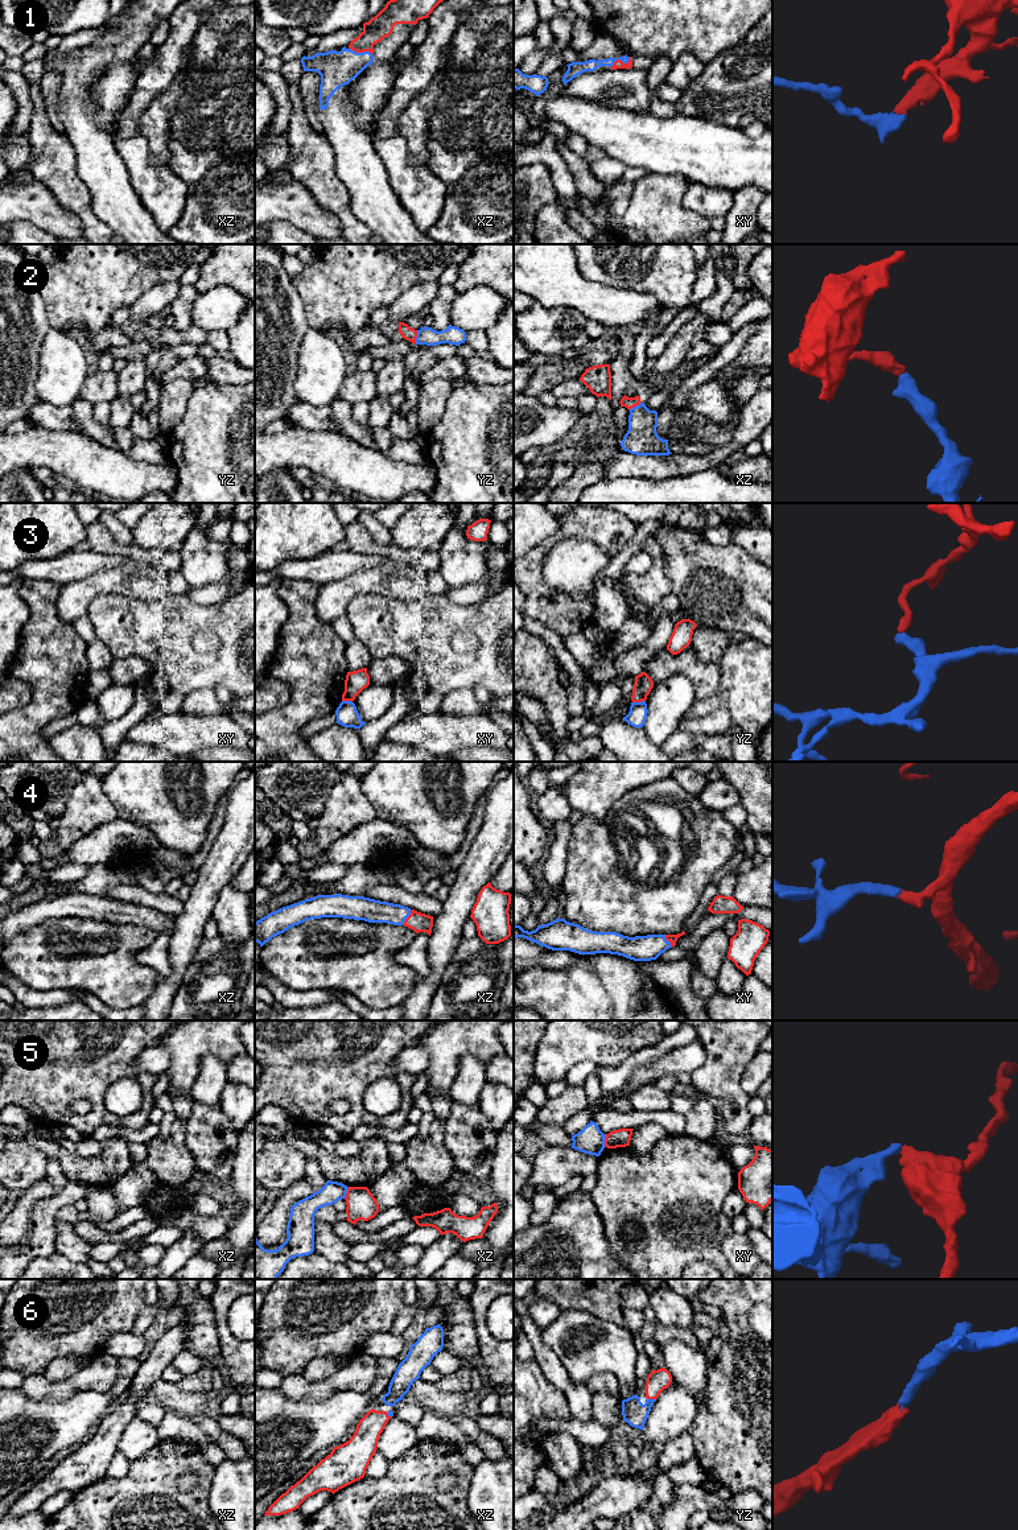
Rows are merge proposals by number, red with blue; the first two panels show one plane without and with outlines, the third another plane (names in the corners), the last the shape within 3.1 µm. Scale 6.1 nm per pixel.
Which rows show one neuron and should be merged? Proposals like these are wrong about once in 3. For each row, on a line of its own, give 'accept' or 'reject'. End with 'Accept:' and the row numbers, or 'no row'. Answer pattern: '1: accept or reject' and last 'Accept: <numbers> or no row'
1: accept
2: accept
3: reject
4: accept
5: reject
6: accept
Accept: 1, 2, 4, 6

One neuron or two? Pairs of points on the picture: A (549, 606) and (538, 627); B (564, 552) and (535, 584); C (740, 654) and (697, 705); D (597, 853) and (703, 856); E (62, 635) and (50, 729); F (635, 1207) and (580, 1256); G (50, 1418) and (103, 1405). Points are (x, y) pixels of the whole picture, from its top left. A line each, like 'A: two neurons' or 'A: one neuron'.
A: two neurons
B: two neurons
C: one neuron
D: one neuron
E: two neurons
F: two neurons
G: one neuron

